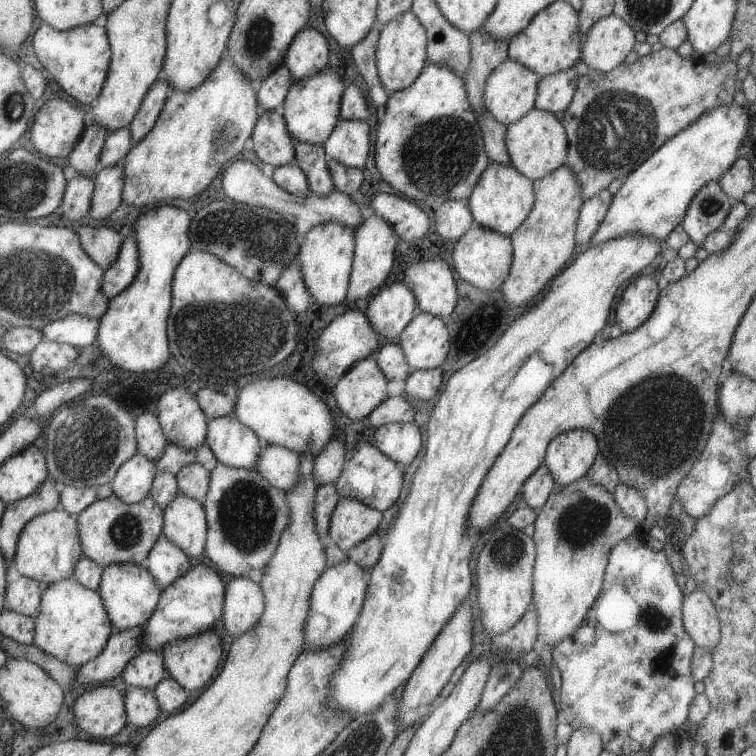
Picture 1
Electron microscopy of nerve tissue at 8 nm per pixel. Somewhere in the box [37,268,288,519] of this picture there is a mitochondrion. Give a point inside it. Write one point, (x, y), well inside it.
(85, 442)

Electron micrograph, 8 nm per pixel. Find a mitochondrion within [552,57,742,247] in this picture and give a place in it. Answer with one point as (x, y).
(618, 126)

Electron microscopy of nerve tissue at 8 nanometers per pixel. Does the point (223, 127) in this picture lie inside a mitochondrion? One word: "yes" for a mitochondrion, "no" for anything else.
yes

